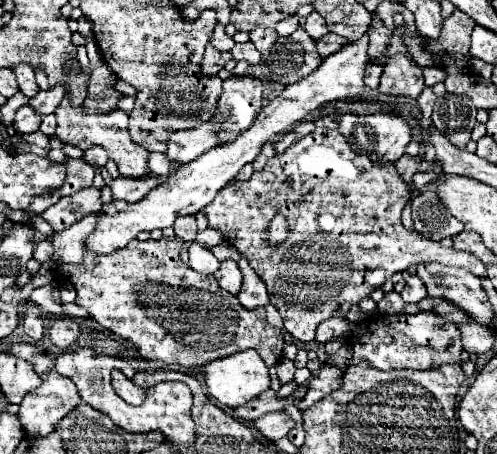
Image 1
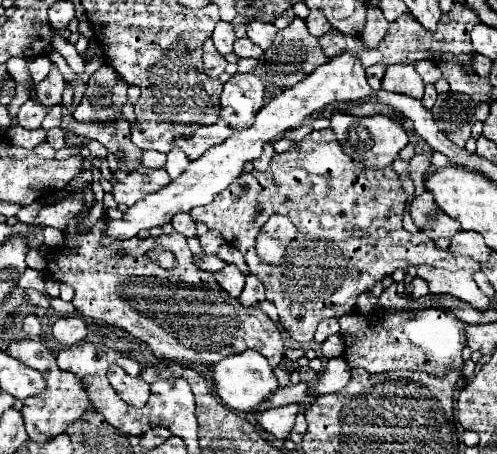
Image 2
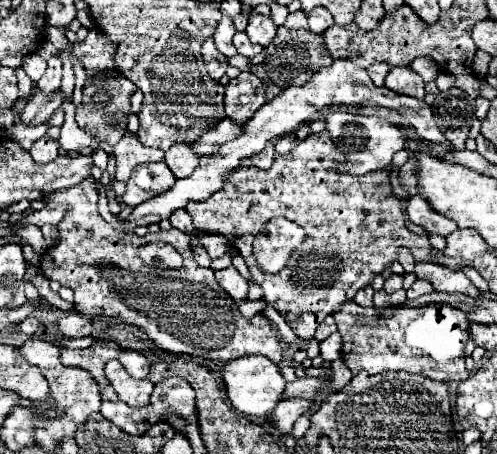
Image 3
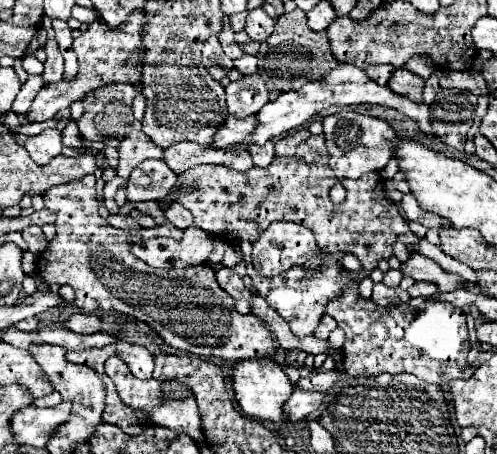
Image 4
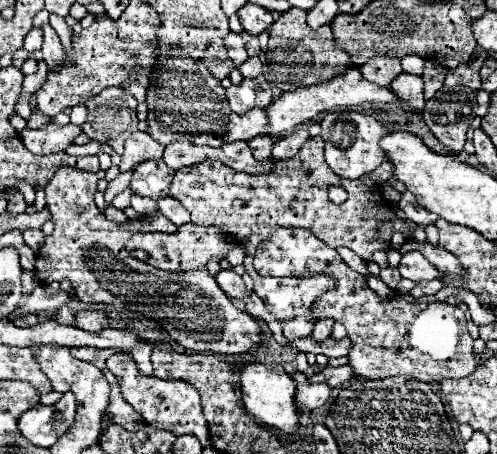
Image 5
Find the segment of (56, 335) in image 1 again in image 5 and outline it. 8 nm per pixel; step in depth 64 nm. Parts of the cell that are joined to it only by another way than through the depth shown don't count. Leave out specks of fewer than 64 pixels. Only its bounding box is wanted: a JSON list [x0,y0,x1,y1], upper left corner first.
[76,310,108,332]

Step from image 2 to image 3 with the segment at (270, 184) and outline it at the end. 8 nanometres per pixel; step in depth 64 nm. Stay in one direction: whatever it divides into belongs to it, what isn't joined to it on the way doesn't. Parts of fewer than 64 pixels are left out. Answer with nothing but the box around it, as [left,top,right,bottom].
[186,130,472,340]

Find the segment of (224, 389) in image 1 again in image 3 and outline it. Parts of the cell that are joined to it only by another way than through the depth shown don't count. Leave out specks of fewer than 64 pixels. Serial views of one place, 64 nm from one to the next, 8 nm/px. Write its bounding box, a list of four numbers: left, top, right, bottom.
[222,354,284,416]

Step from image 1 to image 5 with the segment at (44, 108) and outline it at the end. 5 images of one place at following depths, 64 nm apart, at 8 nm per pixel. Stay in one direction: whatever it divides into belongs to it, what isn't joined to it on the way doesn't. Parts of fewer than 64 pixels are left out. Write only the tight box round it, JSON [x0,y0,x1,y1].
[42,24,64,72]

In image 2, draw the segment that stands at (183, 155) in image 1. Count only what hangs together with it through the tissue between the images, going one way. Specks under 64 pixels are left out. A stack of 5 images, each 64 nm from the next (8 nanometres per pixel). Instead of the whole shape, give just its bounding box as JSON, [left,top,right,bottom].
[174,122,234,160]

